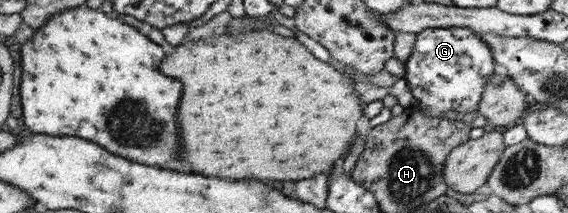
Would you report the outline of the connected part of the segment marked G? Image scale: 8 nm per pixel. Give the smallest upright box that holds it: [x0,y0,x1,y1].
[403,26,495,118]

